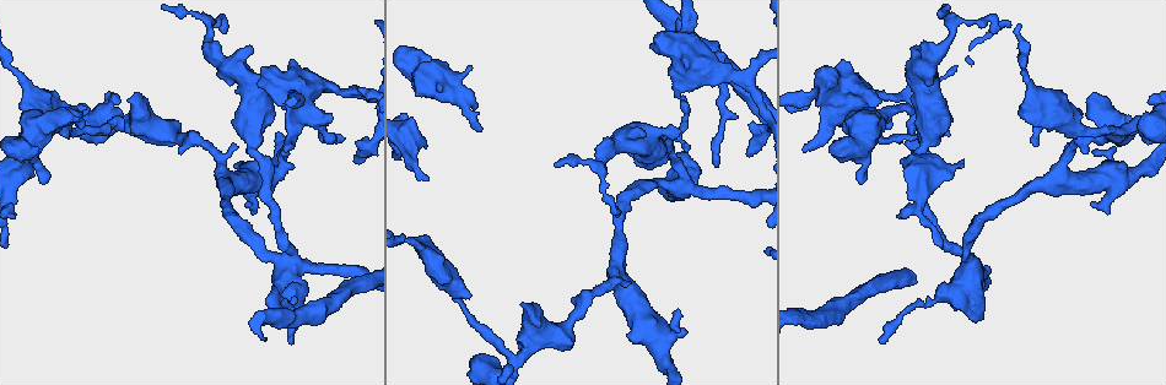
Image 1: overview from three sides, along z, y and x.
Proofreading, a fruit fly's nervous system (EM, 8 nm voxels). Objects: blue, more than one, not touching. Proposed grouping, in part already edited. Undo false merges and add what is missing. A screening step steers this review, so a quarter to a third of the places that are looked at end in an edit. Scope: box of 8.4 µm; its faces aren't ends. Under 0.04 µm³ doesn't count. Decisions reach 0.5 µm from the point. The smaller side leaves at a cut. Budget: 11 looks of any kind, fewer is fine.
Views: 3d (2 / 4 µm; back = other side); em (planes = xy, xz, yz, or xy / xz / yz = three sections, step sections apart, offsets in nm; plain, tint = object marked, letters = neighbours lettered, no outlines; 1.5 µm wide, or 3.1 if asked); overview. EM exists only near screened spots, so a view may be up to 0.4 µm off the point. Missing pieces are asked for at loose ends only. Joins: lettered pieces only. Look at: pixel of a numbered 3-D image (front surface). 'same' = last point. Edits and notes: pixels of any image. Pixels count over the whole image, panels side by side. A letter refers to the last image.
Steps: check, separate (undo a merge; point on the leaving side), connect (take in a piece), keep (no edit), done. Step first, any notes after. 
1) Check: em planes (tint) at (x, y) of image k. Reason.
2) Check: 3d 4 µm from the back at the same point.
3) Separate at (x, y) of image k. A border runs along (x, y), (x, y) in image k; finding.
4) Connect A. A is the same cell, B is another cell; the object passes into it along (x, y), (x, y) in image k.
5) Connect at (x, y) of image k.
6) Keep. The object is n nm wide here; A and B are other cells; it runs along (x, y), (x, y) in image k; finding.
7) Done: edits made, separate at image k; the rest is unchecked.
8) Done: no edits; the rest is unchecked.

Check: em xz step 4 (letters) at (428, 180) of image 1. An open end.

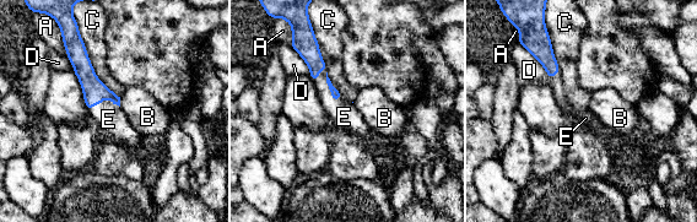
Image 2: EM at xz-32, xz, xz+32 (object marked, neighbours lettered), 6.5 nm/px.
Connect E. The longest contact is with C, 460 nm; E is the same cell, A, B, C and D are other cells; the neuron continues.

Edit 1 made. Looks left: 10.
Check: overview.

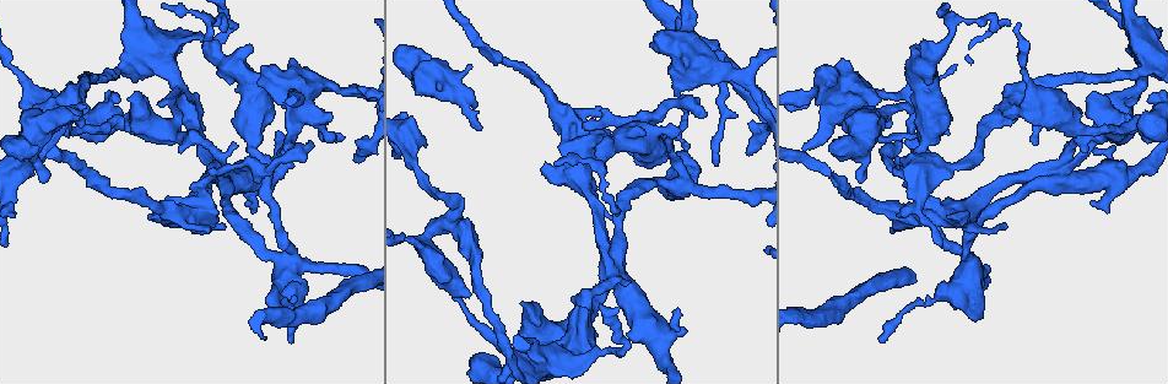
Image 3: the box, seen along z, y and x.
Check: 3d 2 µm at (43, 182) of image 3. An open end.

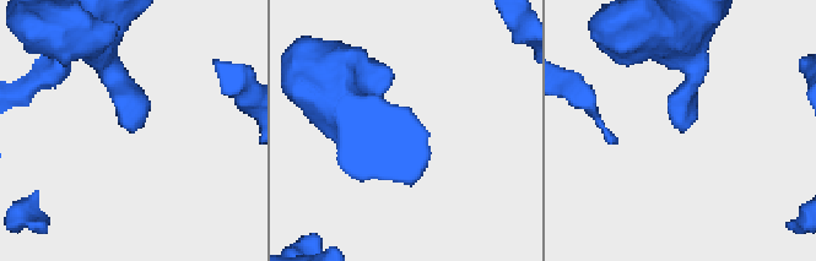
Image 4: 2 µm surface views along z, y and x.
Check: em planes (letters) at (131, 131) of image 4. Shape alone is not enough.

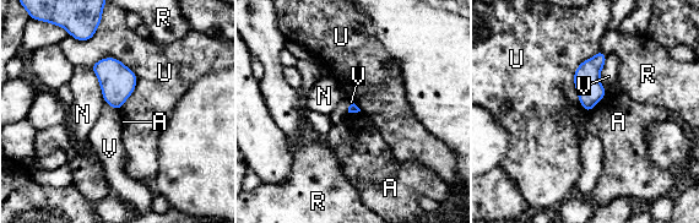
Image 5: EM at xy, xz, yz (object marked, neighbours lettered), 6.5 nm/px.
Keep. A, N, R, U and V are other cells; none of them fits.

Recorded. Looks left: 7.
Check: em planes (letters) at (891, 233) of image 3. An open end.

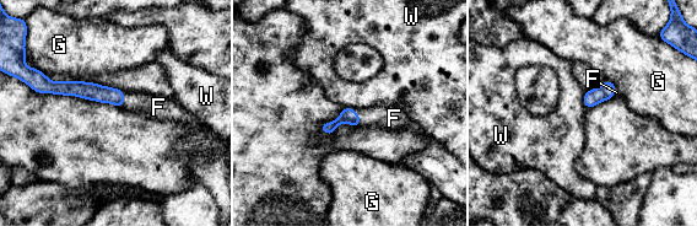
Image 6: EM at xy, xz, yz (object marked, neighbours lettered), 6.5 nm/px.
Connect F. The longest contact is with F, 130 nm; F is the same cell, G and W are other cells; it goes on there.

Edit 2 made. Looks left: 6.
Check: em xy step 8 (letters) at (150, 216) of image 3. Branch stops here.

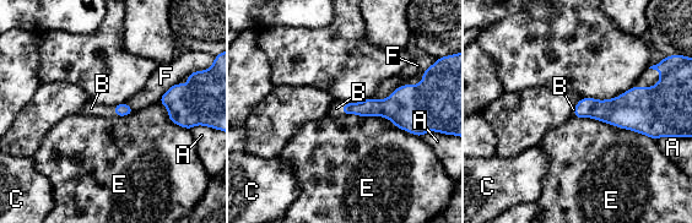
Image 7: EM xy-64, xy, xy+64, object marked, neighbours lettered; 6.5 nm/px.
Check: em planes (letters) at the same point.

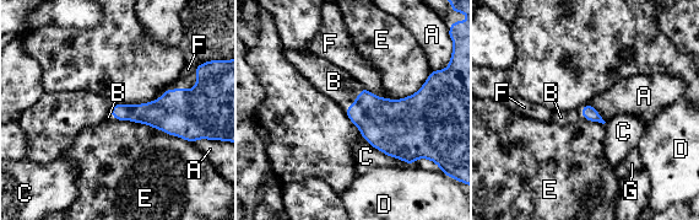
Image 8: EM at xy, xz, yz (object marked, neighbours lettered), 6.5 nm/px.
Connect B. The longest contact is with E, 550 nm; B is the same cell, A, C, D, E, F and G are other cells; the object passes into it along (385, 124), (356, 100), (334, 81) in image 8; the neuron continues.

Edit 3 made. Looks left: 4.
Done: edits made, connect at image 2, connect at image 6, connect at image 8; the rest is unchecked.

